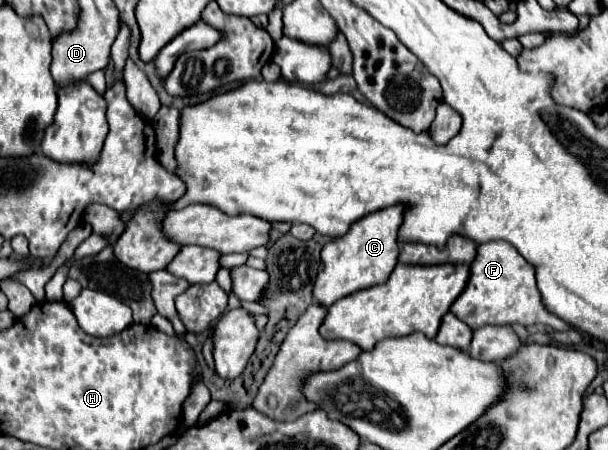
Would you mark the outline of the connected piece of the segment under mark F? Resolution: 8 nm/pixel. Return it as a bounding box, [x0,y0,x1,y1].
[451,241,571,331]

